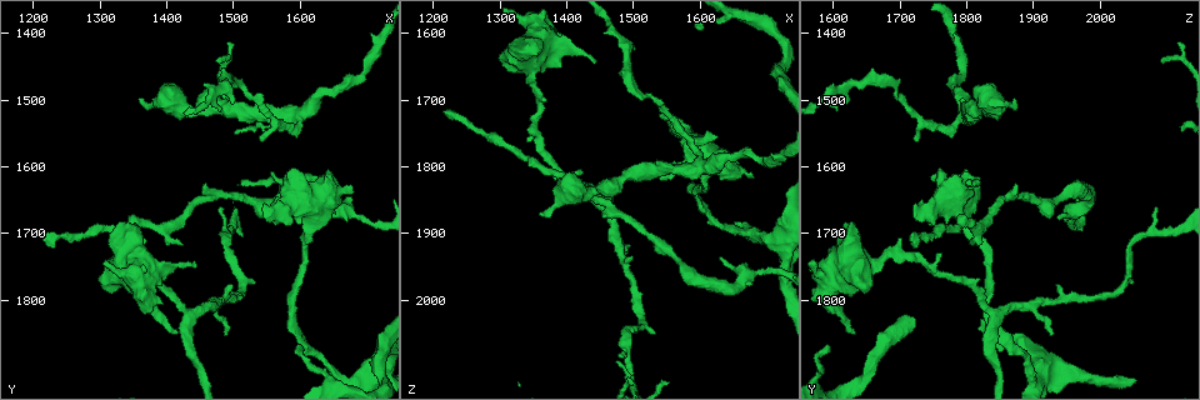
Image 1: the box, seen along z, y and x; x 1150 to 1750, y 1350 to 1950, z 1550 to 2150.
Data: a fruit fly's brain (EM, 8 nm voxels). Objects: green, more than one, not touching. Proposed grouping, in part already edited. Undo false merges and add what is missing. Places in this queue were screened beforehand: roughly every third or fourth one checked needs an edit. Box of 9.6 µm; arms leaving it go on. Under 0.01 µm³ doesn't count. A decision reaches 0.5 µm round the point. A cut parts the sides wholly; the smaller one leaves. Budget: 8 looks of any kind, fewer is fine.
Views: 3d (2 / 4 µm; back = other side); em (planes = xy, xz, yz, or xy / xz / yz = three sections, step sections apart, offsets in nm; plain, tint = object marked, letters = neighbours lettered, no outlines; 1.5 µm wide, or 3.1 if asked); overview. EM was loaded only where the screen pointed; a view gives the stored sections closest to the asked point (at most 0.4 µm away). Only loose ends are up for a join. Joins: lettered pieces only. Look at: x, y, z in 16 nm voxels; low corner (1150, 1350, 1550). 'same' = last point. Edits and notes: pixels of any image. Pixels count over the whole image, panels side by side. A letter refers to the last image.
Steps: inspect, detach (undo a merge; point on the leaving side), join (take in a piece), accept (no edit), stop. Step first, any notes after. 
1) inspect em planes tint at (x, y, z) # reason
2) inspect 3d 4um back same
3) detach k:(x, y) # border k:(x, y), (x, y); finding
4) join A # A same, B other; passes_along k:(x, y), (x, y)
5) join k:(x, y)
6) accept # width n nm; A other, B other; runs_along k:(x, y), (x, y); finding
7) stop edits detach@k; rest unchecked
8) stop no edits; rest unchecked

inspect 3d 4um at (1665, 1915, 1895) # thick turns thin

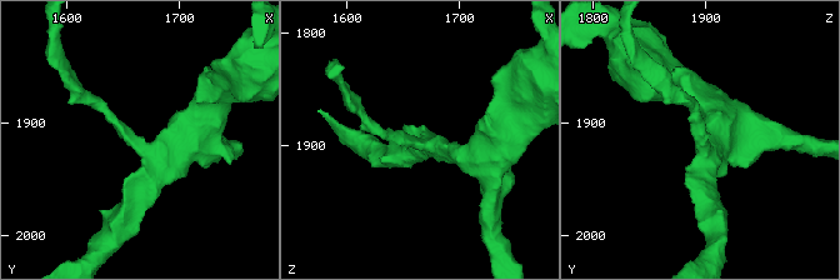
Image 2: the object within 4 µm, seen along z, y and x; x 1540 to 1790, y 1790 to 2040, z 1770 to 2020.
inspect em xy step 4 letters at (1664, 1918, 1894) # shape alone is not enough

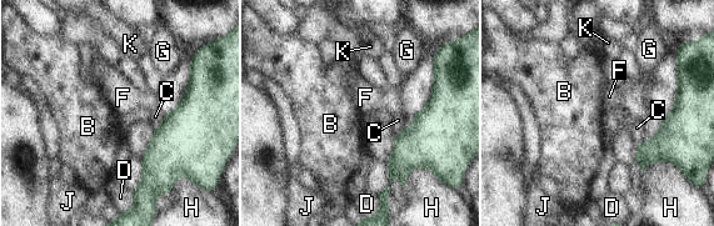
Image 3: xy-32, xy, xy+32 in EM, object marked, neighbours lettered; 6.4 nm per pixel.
accept # B other, C other, D other, F other, G other, H other, J other, K other; continuous, no second neuron

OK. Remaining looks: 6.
inspect em xz step 8 tint at (1595, 1525, 1795) # three-way junction

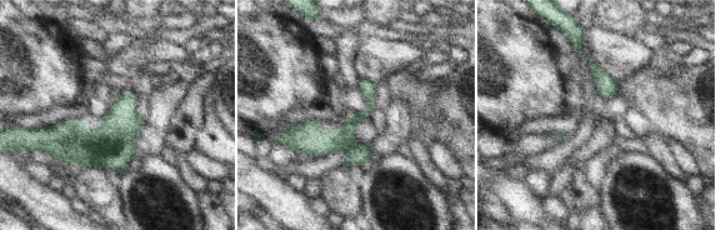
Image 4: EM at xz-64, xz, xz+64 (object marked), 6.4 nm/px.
inspect em yz step 8 tint same

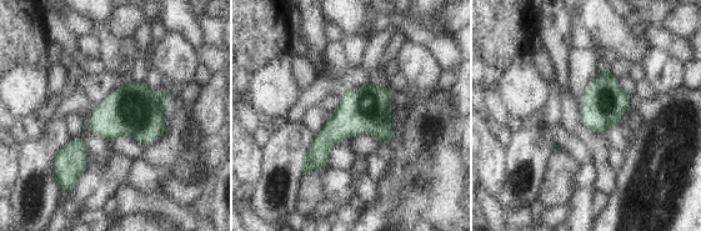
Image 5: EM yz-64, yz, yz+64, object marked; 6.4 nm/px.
inspect em yz step 8 letters same

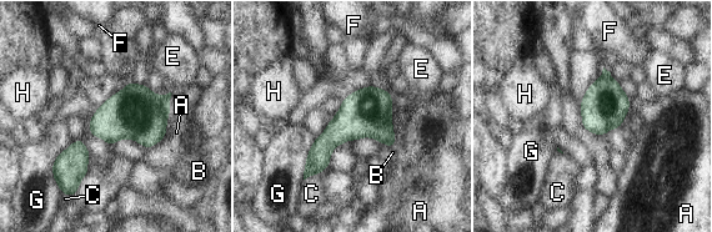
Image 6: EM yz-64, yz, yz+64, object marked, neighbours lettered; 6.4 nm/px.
accept # longest_contact G 340 nm; A other, B other, C other, E other, F other, G other, H other; border 6:(73, 140), (51, 166), (59, 188); one neuron here

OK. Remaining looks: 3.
inspect em planes tint at (1485, 1850, 1925) # free end

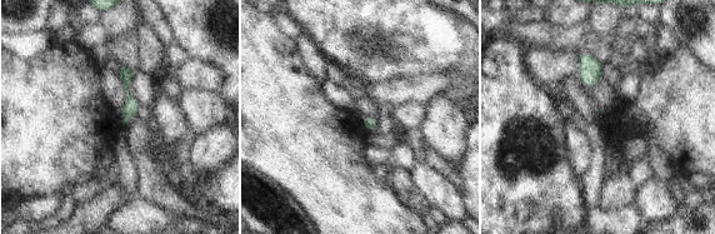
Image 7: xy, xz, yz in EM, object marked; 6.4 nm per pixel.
inspect em planes letters same # what lies round it

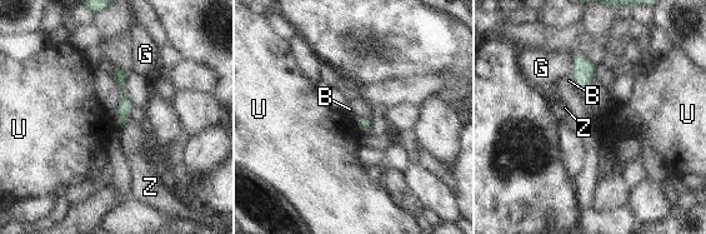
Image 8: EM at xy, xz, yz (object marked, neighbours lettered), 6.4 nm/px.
accept # B other, G other, U other, Z other; runs_along 8:(115, 69), (120, 75), (121, 116); none of them fits

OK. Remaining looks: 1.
stop no edits; rest unchecked

